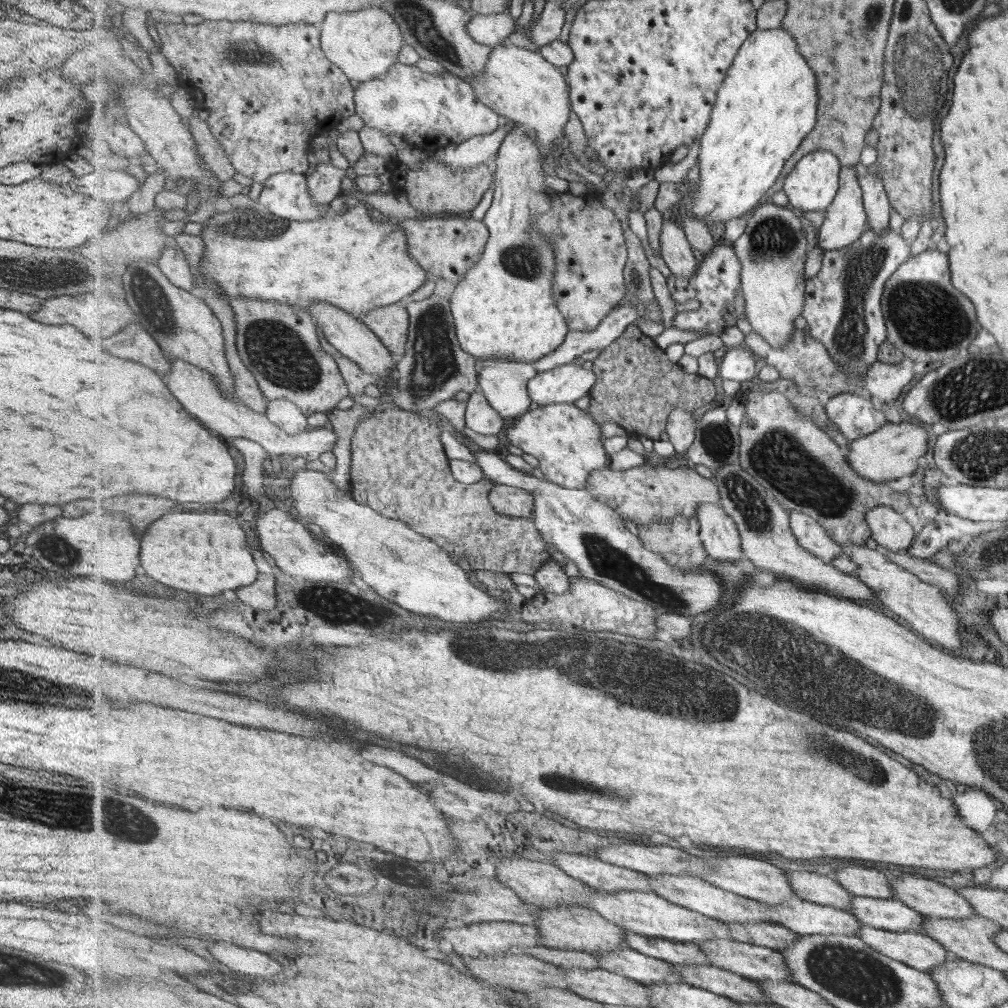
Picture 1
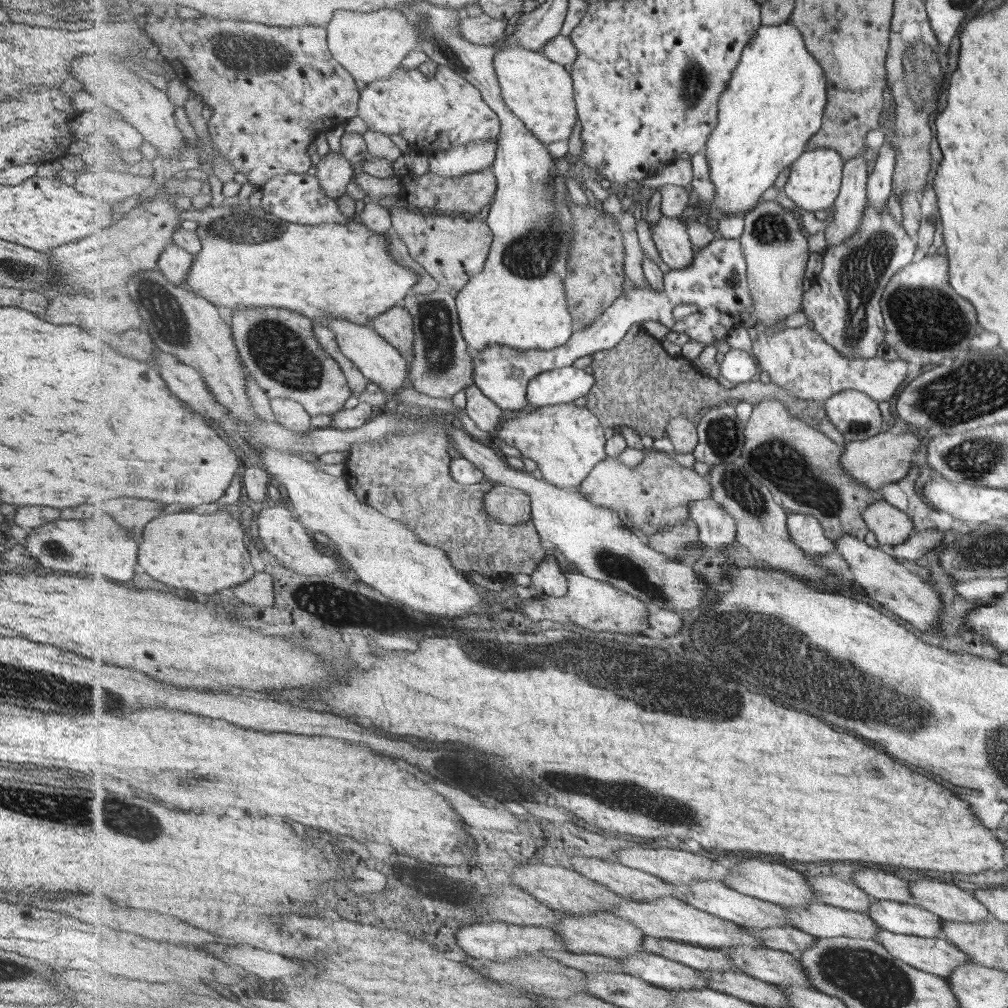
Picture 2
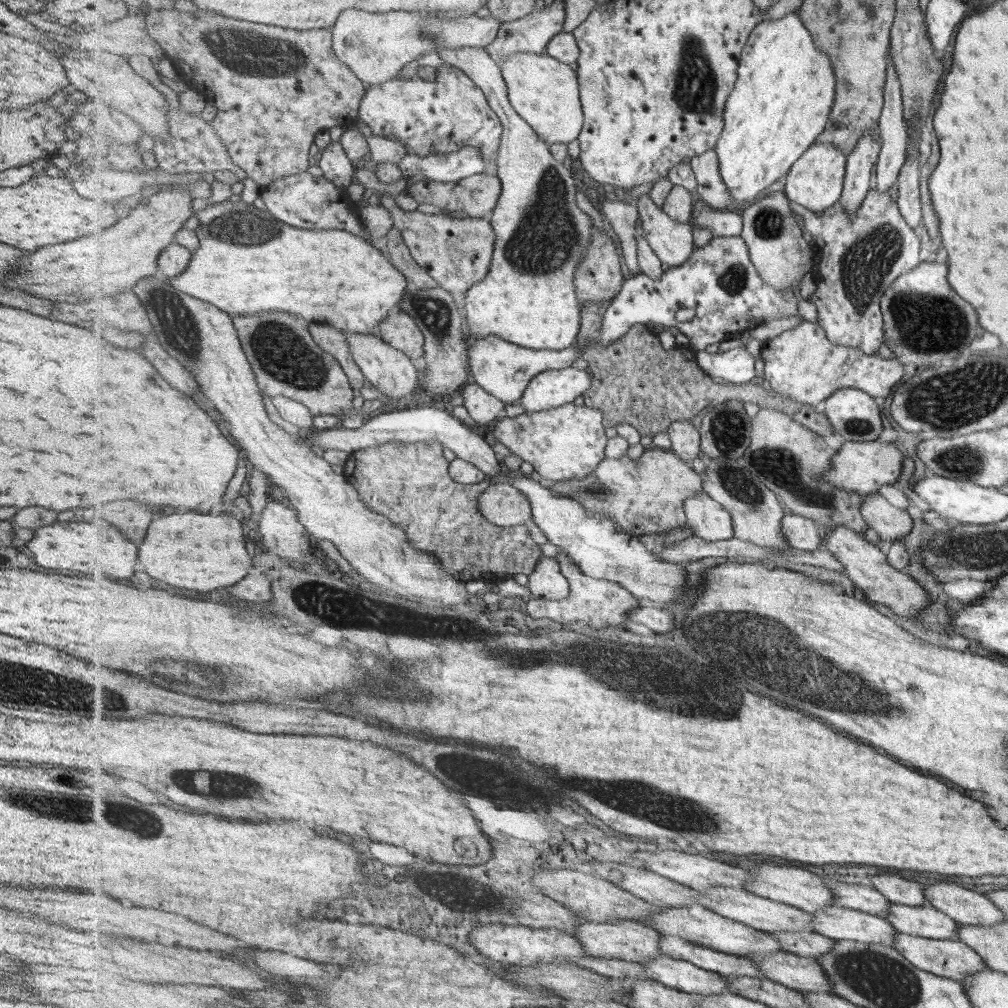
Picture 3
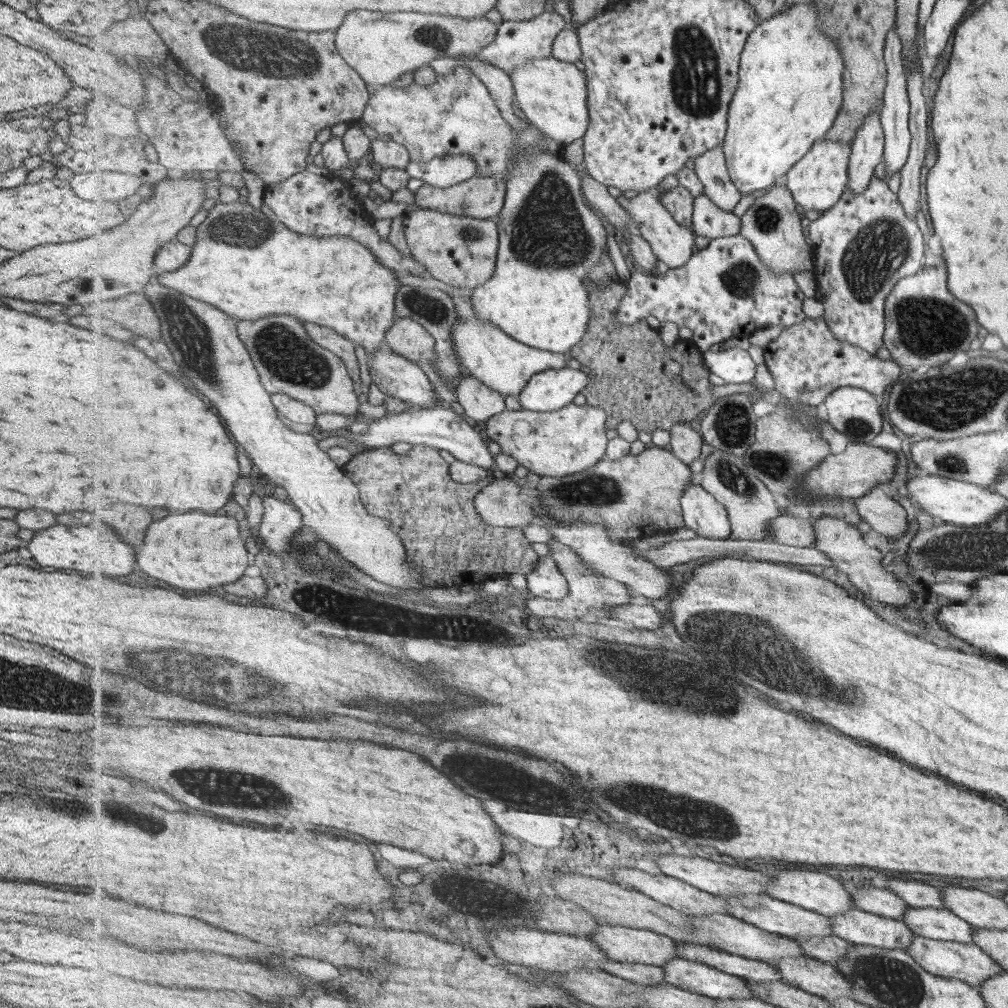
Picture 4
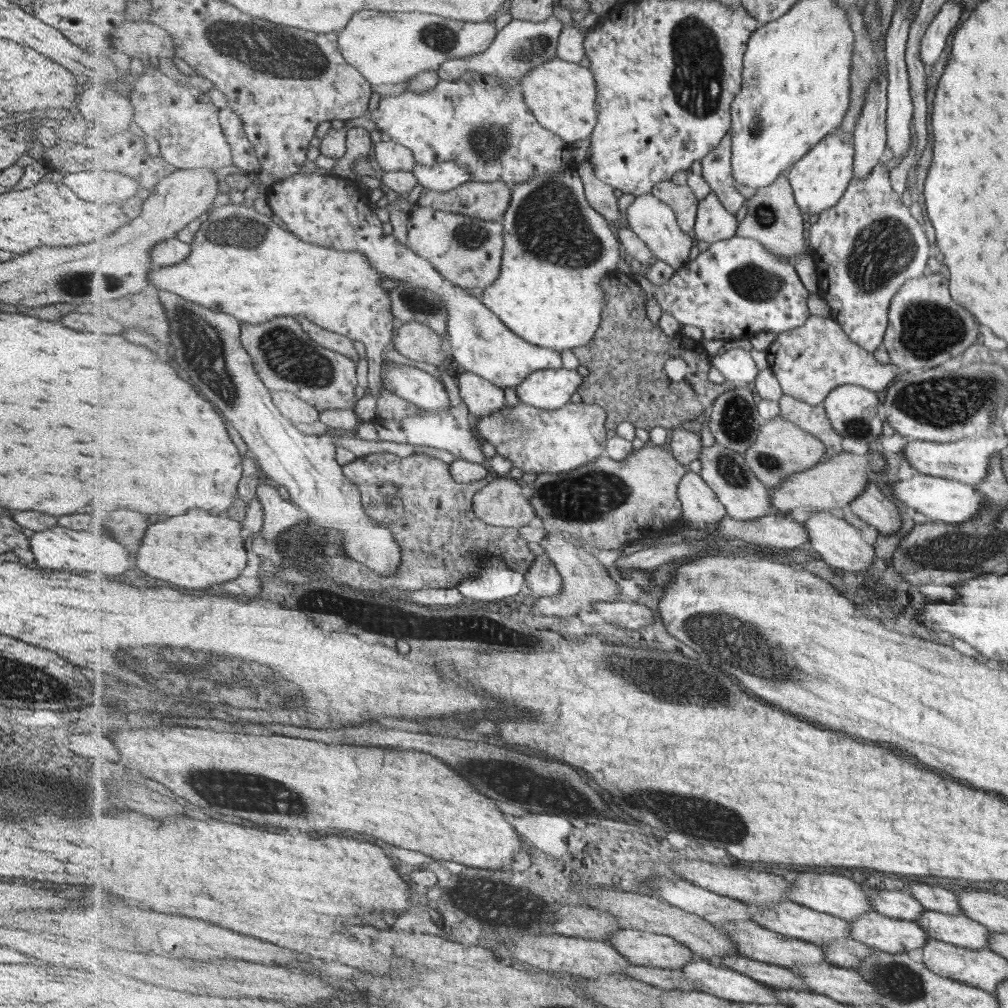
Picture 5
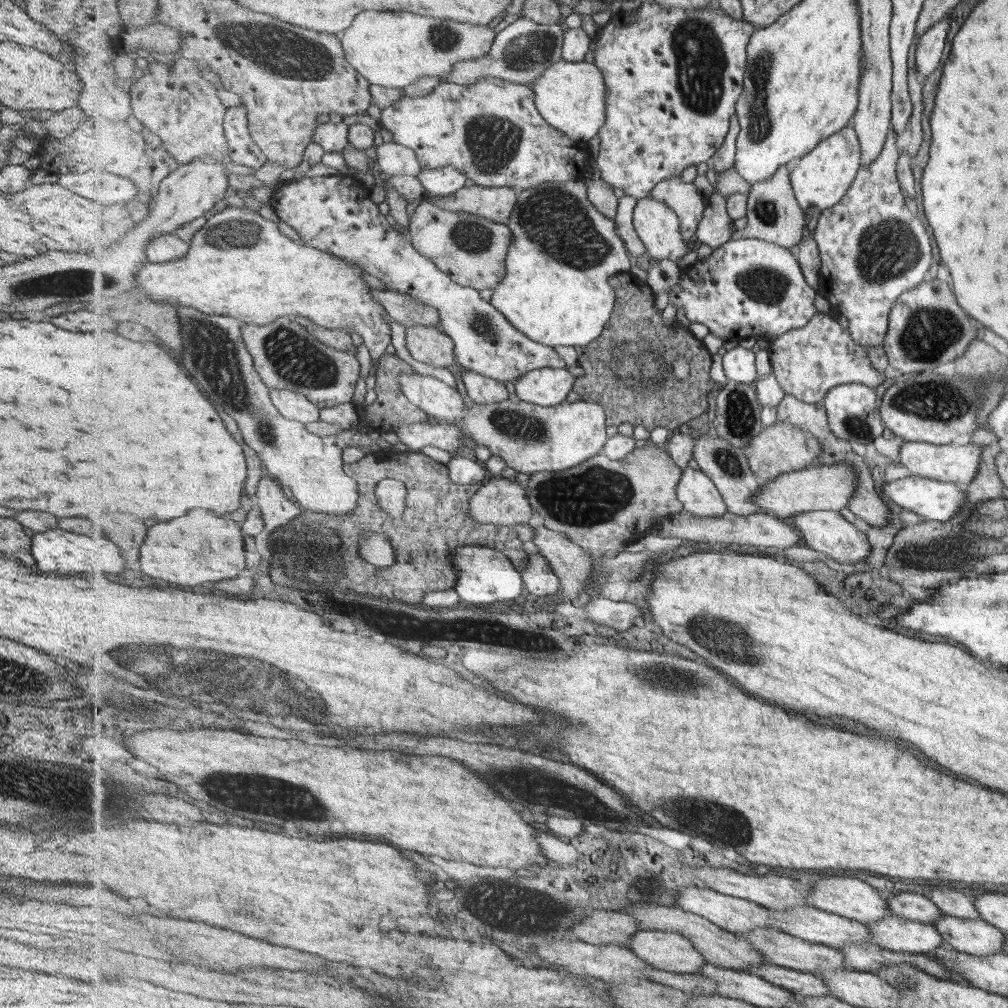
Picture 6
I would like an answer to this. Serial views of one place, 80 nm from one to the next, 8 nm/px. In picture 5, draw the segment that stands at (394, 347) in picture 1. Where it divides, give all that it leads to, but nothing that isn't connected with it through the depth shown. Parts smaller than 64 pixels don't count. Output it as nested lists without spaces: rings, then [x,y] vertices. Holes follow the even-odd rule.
[[[415,320],[398,325],[392,345],[413,361],[429,362],[435,367],[444,367],[449,361],[447,352],[443,350],[443,336]]]

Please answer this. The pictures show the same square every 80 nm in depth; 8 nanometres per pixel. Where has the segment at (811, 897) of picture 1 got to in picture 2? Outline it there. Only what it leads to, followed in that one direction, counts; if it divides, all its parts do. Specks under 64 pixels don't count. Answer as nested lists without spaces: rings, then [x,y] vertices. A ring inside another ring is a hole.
[[[807,872],[805,876],[812,884],[817,895],[817,902],[849,909],[855,912],[867,913],[872,907],[873,898],[858,884],[839,879],[813,878]]]

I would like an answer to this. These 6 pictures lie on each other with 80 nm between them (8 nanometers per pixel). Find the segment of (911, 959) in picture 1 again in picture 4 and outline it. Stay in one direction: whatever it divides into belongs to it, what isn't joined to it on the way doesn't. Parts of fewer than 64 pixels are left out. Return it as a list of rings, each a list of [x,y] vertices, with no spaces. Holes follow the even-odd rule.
[[[916,935],[914,943],[907,949],[919,964],[922,964],[935,976],[962,980],[965,981],[965,984],[976,988],[984,980],[988,980],[990,976],[1003,972],[997,961],[994,961],[983,949],[973,943],[961,944],[959,942],[933,940]]]

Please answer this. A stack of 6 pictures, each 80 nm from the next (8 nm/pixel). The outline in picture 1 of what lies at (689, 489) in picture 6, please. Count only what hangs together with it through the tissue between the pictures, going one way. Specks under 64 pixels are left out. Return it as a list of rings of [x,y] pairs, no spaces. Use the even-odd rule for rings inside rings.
[[[701,503],[695,516],[700,521],[700,537],[704,541],[708,556],[719,562],[737,562],[745,557],[740,537],[740,529],[736,520],[722,507],[720,503]]]

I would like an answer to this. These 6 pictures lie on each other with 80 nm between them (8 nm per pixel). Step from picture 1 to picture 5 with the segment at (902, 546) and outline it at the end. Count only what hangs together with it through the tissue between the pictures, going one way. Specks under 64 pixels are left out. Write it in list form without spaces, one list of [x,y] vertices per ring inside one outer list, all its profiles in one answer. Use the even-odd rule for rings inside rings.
[[[874,481],[849,506],[859,519],[873,525],[879,533],[890,535],[902,527],[899,507],[885,497]]]

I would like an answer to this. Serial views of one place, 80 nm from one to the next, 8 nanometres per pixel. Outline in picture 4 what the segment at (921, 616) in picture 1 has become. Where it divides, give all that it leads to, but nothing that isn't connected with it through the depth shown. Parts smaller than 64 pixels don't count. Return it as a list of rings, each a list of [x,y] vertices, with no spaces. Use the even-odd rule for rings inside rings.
[[[833,517],[812,519],[812,523],[816,534],[816,547],[823,551],[827,558],[831,558],[836,569],[846,573],[852,584],[861,588],[867,596],[873,596],[875,602],[887,602],[895,607],[913,602],[913,592],[895,578],[885,564],[881,550],[871,548],[855,525]]]

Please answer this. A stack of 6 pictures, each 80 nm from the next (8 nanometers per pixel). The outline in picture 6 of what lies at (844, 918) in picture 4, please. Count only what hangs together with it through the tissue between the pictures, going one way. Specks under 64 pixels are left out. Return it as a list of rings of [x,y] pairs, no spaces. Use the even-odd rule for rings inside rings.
[[[891,914],[866,925],[872,930],[872,942],[893,952],[930,954],[944,944],[933,923]]]

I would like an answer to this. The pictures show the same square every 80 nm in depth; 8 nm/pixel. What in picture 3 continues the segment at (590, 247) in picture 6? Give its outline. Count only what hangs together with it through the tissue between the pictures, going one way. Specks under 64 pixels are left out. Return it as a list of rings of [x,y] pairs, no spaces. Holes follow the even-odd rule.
[[[441,45],[437,48],[445,64],[459,67],[483,90],[492,110],[504,124],[501,149],[495,174],[502,180],[502,193],[489,222],[496,232],[495,250],[489,274],[464,295],[467,334],[482,339],[497,335],[513,344],[533,350],[565,350],[578,340],[582,327],[582,304],[576,294],[576,272],[592,244],[593,218],[577,204],[580,189],[579,173],[568,161],[559,162],[549,152],[549,144],[541,140],[535,129],[525,121],[509,100],[501,64],[485,50],[472,45],[462,48]]]

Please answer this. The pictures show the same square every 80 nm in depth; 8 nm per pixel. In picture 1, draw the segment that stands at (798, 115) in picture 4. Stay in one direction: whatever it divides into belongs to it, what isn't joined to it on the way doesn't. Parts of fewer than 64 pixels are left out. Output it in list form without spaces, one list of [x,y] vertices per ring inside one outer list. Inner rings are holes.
[[[779,27],[757,29],[743,43],[728,76],[717,94],[711,122],[700,141],[701,180],[693,191],[691,212],[693,218],[708,222],[735,220],[751,214],[766,201],[767,190],[777,184],[786,162],[801,147],[807,134],[817,124],[819,88],[813,68],[807,64],[795,38]]]

